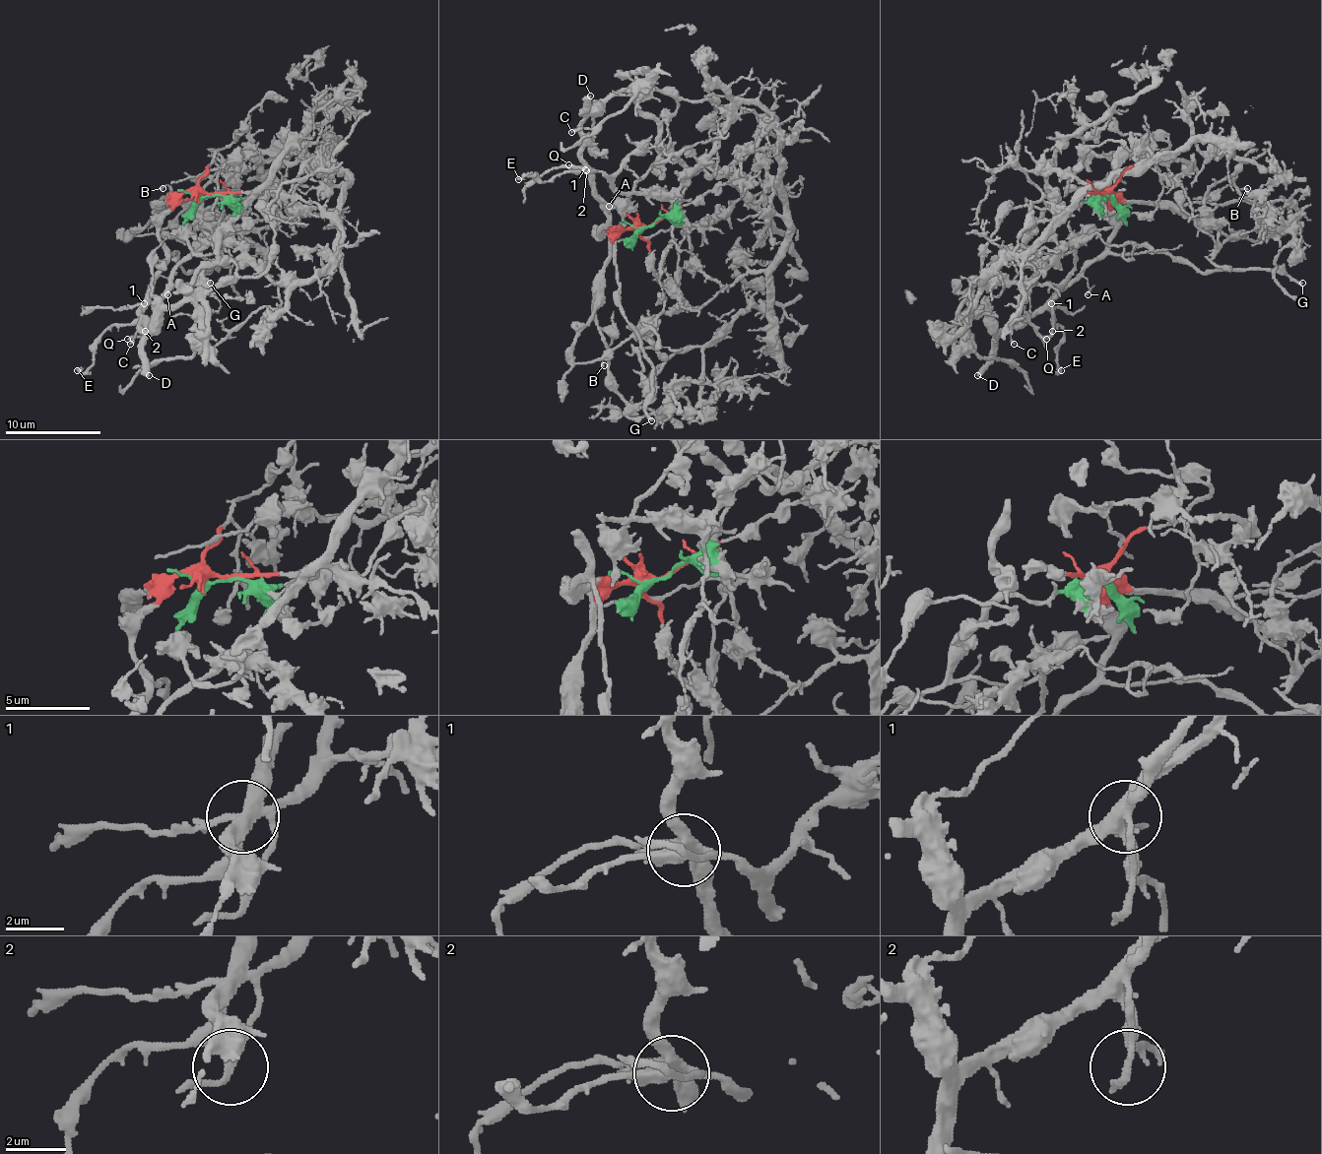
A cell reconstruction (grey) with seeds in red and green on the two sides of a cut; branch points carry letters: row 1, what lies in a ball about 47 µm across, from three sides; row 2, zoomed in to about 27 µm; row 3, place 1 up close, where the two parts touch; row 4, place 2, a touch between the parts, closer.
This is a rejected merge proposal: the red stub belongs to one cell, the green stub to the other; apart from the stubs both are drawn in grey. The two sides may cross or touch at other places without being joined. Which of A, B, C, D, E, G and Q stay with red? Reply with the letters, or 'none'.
A, B, C, D, E, G

